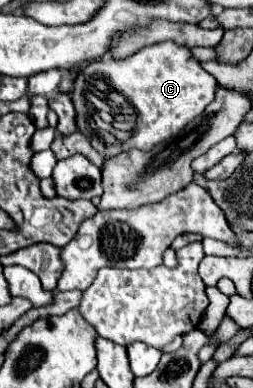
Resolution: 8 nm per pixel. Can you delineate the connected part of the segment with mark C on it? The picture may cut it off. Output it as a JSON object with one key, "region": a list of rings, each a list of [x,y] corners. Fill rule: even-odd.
{"region":[[[177,43],[149,45],[121,61],[113,61],[113,59],[99,61],[99,77],[105,79],[113,91],[117,91],[125,99],[129,99],[129,103],[137,111],[137,123],[135,123],[133,135],[119,145],[105,145],[105,143],[101,143],[99,137],[91,135],[91,131],[87,127],[89,113],[87,113],[87,101],[83,97],[85,93],[81,91],[81,93],[73,95],[73,101],[77,105],[77,127],[83,135],[89,137],[91,145],[103,157],[119,155],[119,153],[123,153],[123,149],[127,151],[131,147],[149,151],[157,143],[177,135],[187,123],[191,123],[197,115],[203,113],[203,109],[215,99],[215,89],[217,89],[215,77],[209,75],[207,71],[203,71],[201,63],[191,55],[191,51],[187,47],[179,47]]]}

